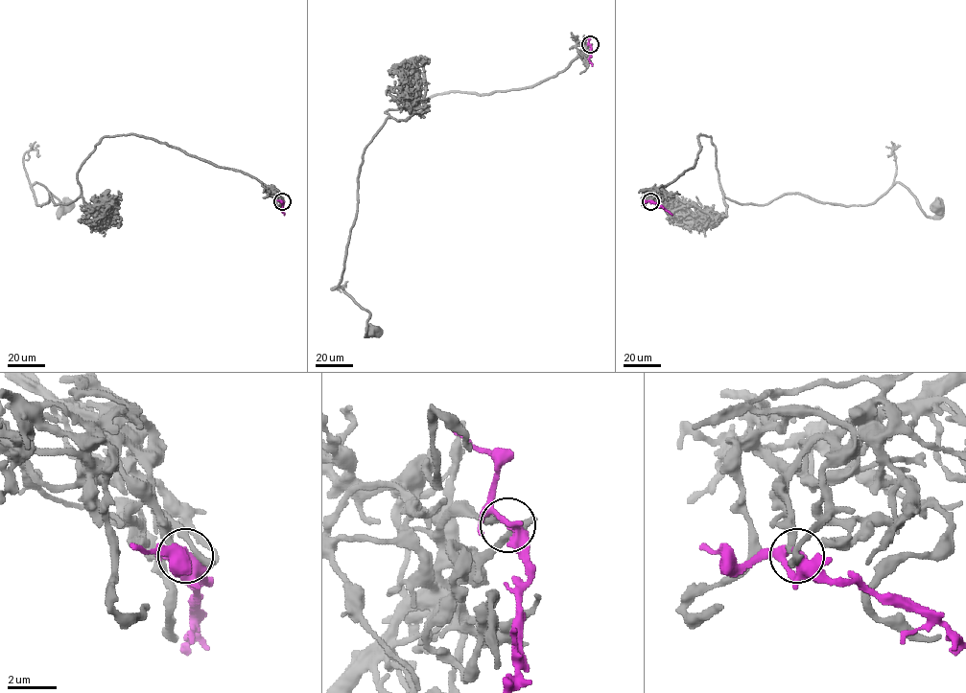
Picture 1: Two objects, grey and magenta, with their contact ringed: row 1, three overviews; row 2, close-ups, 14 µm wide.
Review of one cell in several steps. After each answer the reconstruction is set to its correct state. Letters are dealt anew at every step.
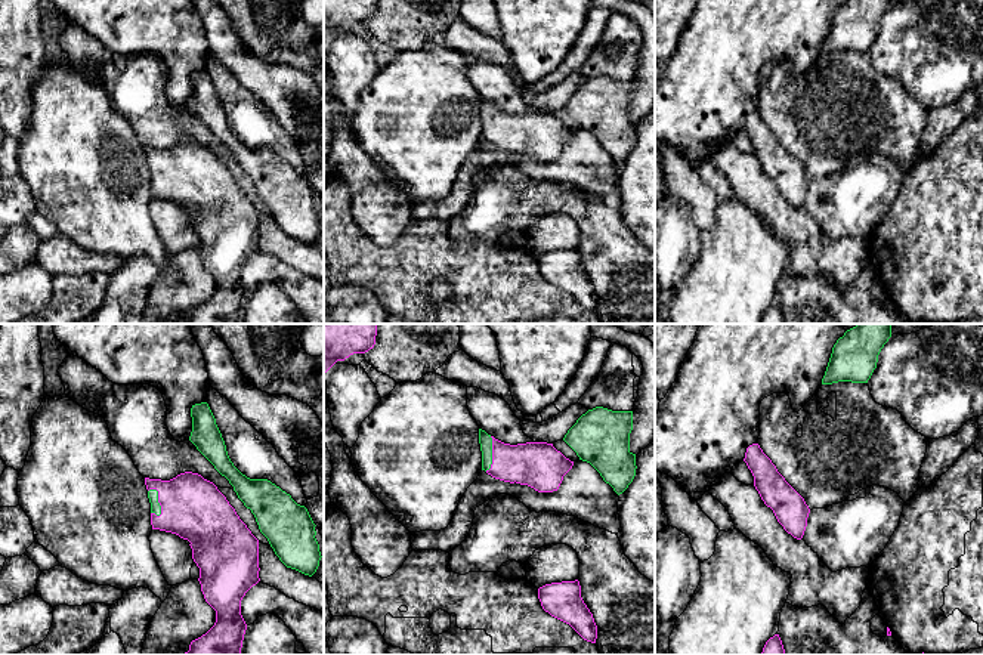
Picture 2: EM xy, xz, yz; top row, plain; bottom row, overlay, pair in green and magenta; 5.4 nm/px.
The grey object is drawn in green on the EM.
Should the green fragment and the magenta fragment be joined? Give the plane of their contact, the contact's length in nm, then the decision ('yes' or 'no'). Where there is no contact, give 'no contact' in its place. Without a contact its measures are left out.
xy | 170 nm | yes

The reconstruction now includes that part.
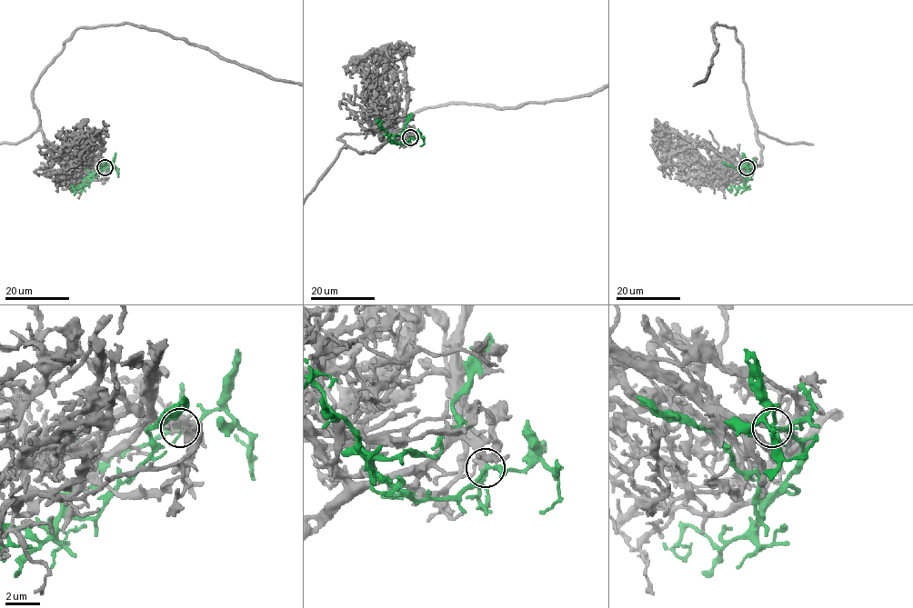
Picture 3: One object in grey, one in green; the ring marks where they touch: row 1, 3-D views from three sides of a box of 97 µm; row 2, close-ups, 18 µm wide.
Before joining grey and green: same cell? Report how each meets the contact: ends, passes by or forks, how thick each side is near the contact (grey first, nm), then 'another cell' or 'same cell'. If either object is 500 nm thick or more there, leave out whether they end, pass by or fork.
grey passes by | green forks | 320/240 nm | same cell

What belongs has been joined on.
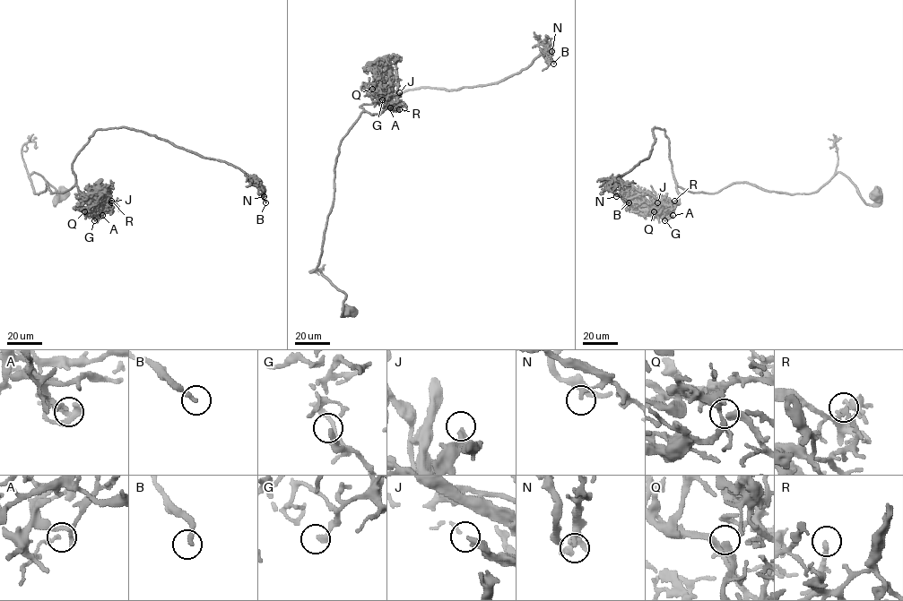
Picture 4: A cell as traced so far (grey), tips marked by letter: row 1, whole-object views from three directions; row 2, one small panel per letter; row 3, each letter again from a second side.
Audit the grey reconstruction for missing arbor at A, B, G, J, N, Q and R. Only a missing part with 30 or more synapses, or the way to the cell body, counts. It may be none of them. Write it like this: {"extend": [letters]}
{"extend": ["Q", "R"]}

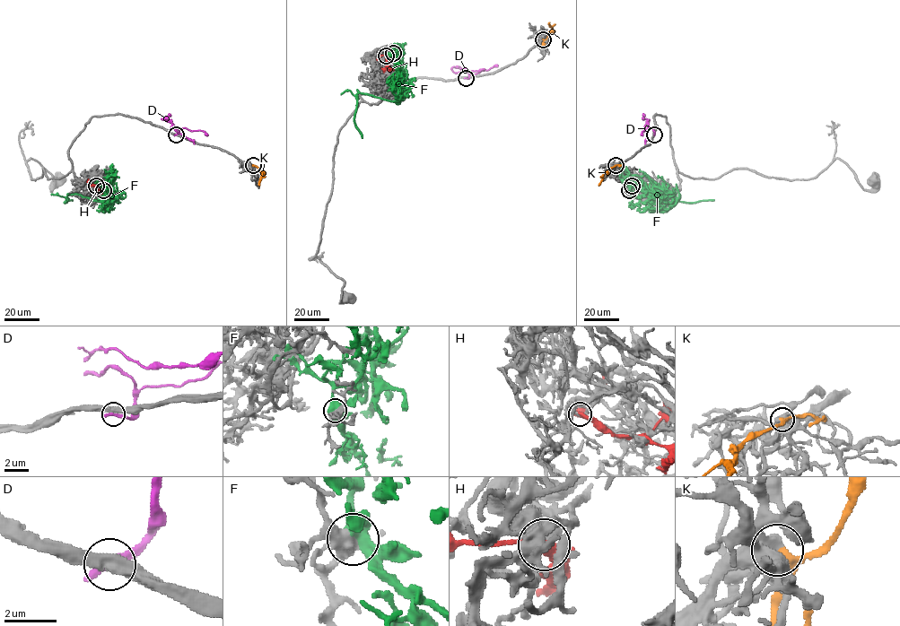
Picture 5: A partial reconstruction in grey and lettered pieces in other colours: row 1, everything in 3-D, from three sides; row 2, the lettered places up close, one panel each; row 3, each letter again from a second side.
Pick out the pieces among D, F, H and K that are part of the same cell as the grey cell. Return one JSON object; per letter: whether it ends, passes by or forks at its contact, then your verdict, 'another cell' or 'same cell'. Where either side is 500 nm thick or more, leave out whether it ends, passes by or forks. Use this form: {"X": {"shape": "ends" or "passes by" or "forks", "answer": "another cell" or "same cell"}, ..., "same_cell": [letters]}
{"D": {"shape": "ends", "answer": "another cell"}, "F": {"shape": "forks", "answer": "another cell"}, "H": {"shape": "passes by", "answer": "another cell"}, "K": {"shape": "passes by", "answer": "same cell"}, "same_cell": ["K"]}

